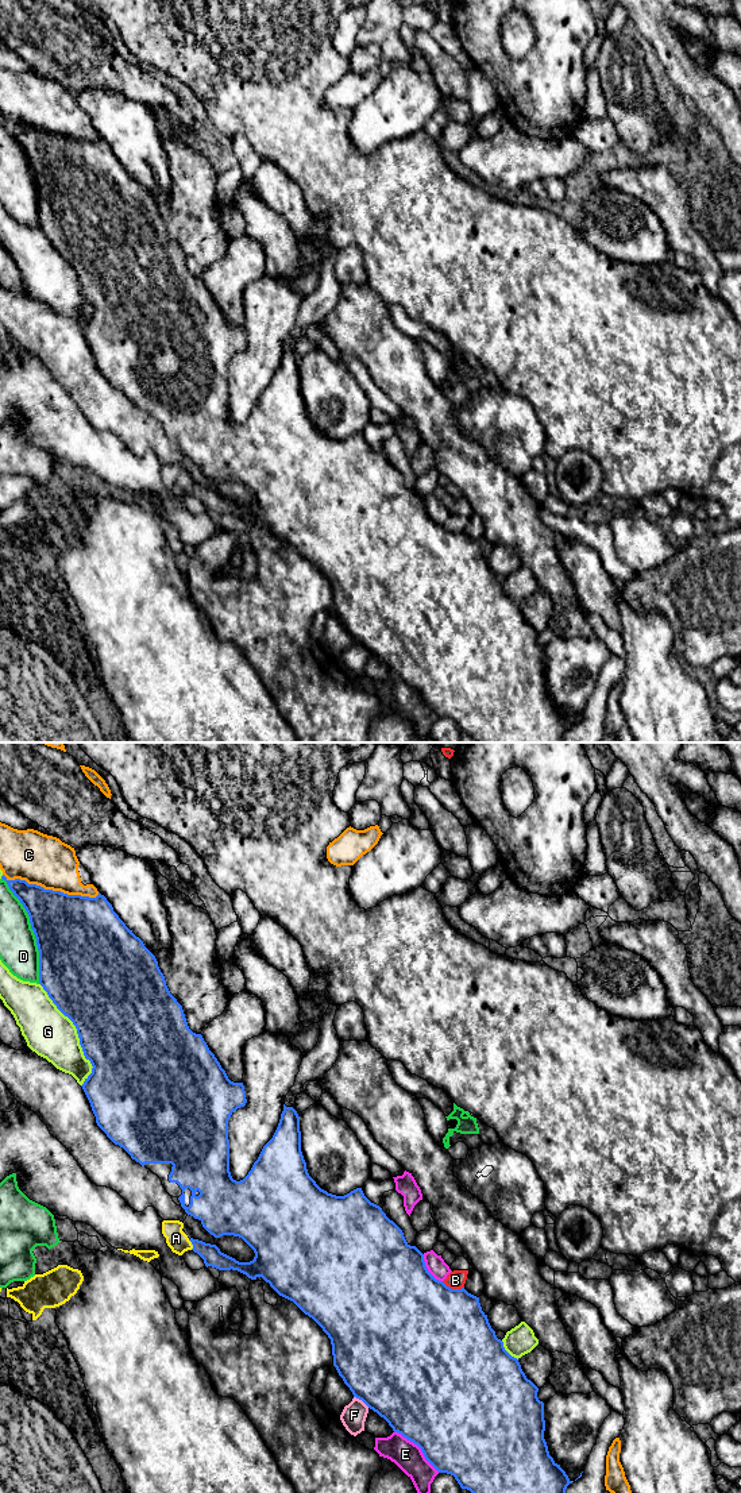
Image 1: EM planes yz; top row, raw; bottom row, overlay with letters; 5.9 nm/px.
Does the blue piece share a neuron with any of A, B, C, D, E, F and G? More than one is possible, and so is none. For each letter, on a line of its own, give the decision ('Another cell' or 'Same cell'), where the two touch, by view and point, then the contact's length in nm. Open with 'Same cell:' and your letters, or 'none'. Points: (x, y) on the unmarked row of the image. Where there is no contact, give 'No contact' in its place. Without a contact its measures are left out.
Same cell: A
A: Same cell. Touches blue at yz (192, 487). Shared border 70 nm
B: Another cell. Touches blue at yz (452, 533). Shared border 140 nm
C: Another cell. Touches blue at yz (51, 134). Shared border 600 nm
D: Another cell. Touches blue at yz (33, 173). Shared border 650 nm
E: Another cell. Touches blue at yz (419, 690). Shared border 360 nm
F: Another cell. Touches blue at yz (362, 644). Shared border 120 nm
G: Another cell. Touches blue at yz (77, 277). Shared border 650 nm

